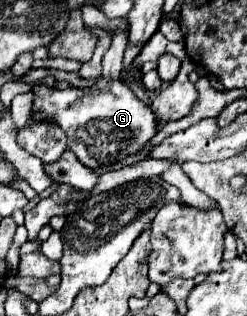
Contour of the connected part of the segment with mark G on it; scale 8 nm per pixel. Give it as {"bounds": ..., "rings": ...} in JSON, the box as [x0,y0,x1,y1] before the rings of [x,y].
{"bounds":[33,27,157,169],"rings":[[[129,27],[115,29],[113,41],[109,51],[105,53],[105,65],[103,65],[103,79],[95,83],[93,89],[81,91],[81,89],[67,89],[67,91],[55,91],[46,85],[36,85],[35,103],[33,109],[41,111],[43,117],[53,117],[61,129],[65,129],[69,137],[69,149],[77,155],[77,159],[91,169],[107,169],[117,165],[129,155],[137,155],[145,143],[155,137],[157,133],[157,119],[155,113],[143,101],[139,101],[121,81],[121,61],[127,47],[127,33]]]}

